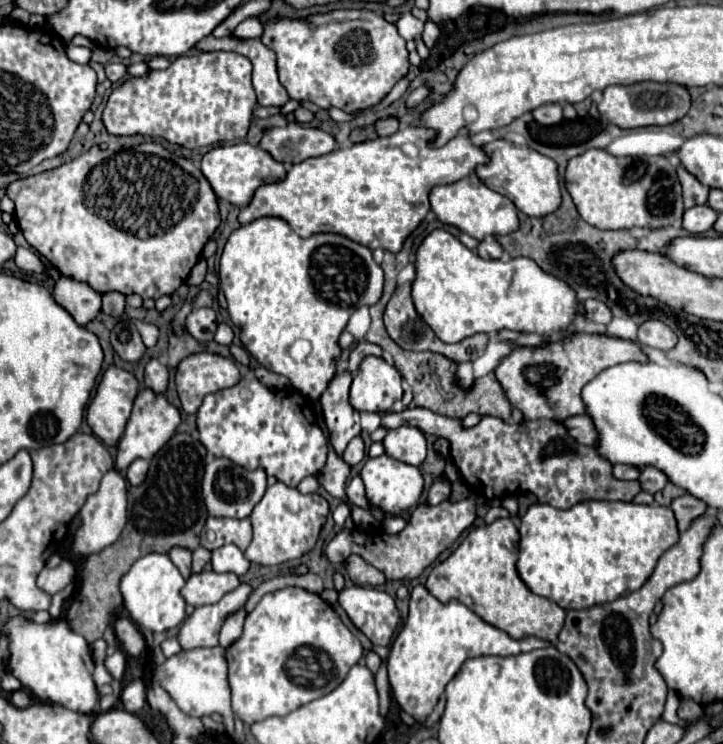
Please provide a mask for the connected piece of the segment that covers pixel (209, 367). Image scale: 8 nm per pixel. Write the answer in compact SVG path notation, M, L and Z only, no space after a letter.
M195 353L183 359L175 373L177 393L185 413L197 413L205 395L231 387L241 379L233 359L215 353Z

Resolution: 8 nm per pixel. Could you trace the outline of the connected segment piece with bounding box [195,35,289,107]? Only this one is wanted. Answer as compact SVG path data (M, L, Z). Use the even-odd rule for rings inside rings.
M213 35L203 37L197 41L195 49L199 51L237 51L253 63L253 87L257 93L259 105L275 105L281 107L289 101L287 91L283 91L283 85L277 79L275 71L275 53L267 49L261 39L239 39L239 37L223 37L217 39Z

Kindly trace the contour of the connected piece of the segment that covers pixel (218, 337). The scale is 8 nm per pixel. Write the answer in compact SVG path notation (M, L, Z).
M219 323L217 333L215 333L215 341L221 345L230 346L234 338L234 333L227 323Z

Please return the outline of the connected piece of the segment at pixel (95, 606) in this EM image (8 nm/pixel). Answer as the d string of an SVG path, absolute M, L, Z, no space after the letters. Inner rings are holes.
M175 433L151 459L145 483L139 487L129 487L127 525L119 541L101 553L87 557L85 571L81 569L81 583L75 591L75 599L67 609L67 625L75 633L81 633L89 645L103 637L103 631L113 621L115 609L123 603L119 581L141 555L153 551L167 553L175 545L191 551L199 547L199 533L207 519L205 501L201 495L205 455L205 447L189 433Z

